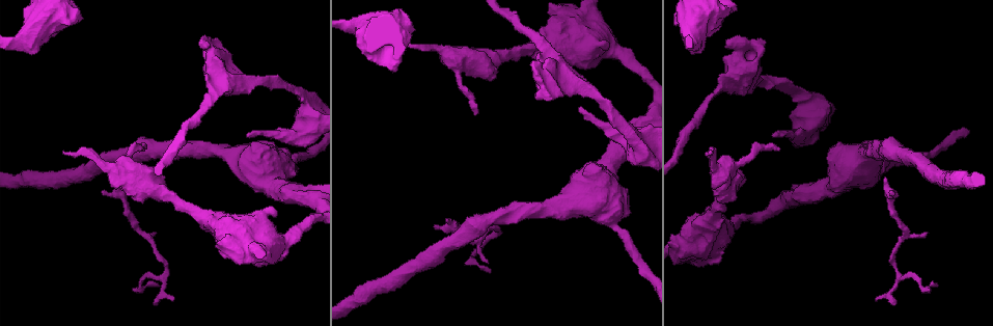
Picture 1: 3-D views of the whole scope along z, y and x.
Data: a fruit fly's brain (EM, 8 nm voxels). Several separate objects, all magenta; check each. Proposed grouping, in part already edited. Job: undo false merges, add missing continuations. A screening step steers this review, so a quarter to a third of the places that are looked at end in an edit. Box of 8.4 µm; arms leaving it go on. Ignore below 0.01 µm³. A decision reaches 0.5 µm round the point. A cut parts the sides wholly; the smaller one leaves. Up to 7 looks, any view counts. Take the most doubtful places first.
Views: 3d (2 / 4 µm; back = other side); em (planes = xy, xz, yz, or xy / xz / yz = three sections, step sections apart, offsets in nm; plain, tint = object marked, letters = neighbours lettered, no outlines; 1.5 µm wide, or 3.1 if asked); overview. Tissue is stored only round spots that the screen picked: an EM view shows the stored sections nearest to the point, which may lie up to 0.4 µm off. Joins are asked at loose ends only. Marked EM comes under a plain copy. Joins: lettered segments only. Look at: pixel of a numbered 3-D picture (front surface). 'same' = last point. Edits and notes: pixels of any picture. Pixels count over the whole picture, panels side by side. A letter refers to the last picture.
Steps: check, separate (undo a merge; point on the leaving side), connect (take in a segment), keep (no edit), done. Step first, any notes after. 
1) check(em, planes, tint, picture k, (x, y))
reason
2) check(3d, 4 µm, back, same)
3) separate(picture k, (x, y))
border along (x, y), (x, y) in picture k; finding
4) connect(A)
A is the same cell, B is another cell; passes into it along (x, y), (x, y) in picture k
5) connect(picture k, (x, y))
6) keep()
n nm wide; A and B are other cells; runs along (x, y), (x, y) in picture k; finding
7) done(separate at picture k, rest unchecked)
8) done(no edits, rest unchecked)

check(em, planes, tint, picture 1, (710, 152))
free end

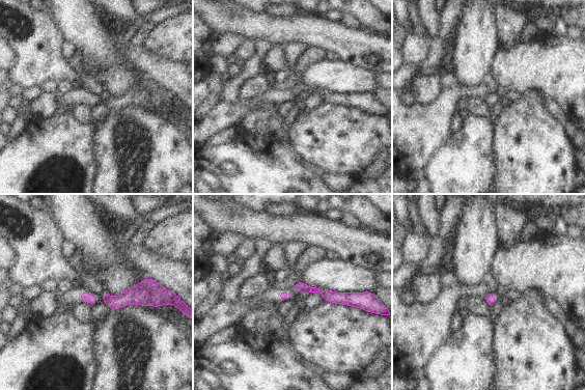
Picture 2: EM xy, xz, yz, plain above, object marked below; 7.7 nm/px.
check(em, planes, letters, same)
see the neighbours

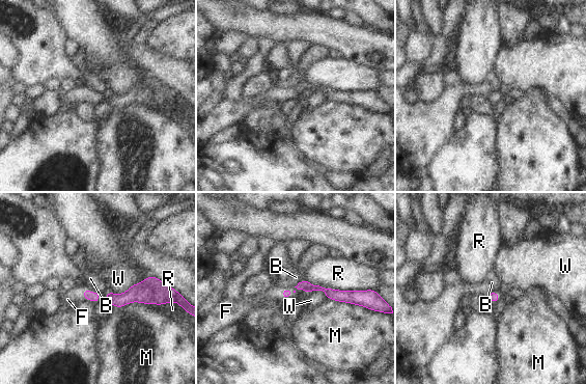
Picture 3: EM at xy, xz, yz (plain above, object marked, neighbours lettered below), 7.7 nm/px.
connect(F)
R touches over 500 nm; F is the same cell, B, M, R and W are other cells; it goes on there

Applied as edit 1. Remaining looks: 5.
check(overview)

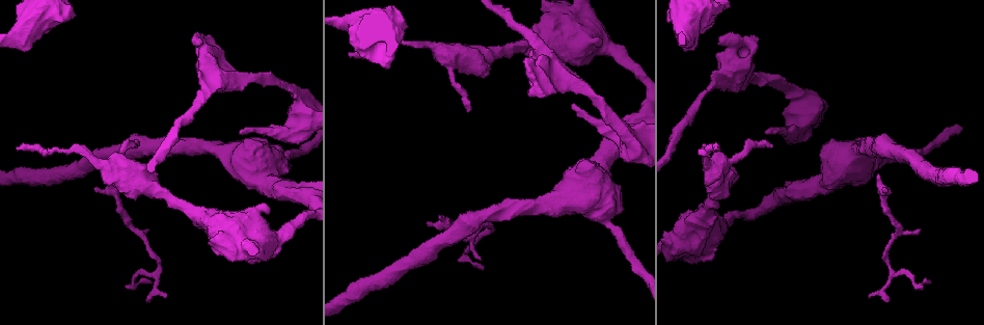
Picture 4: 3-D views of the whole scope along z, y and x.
check(3d, 2 µm, picture 4, (165, 296))

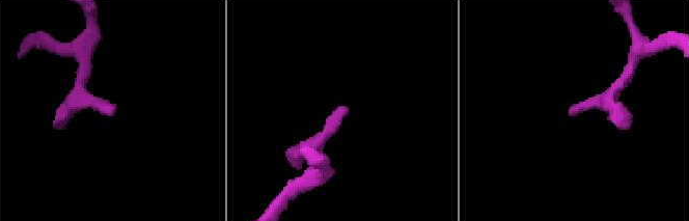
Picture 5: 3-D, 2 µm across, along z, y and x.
check(em, xz, step 4, letters, picture 5, (109, 113))

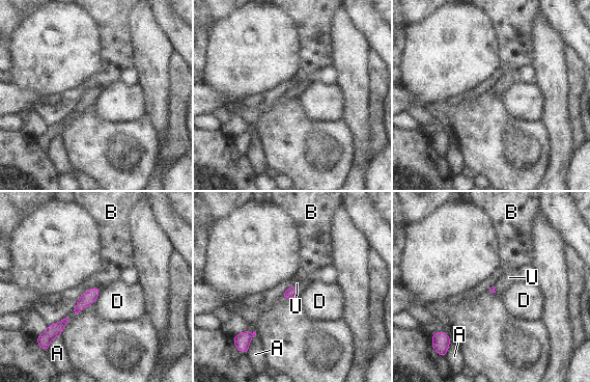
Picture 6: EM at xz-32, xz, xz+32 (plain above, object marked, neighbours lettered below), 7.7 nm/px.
connect(U)
U is the same cell, A, B and D are other cells; passes into it along (291, 292), (297, 289), (302, 285) in picture 6; the neuron continues

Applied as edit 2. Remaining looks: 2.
done(connect at picture 3, connect at picture 6, rest unchecked)

